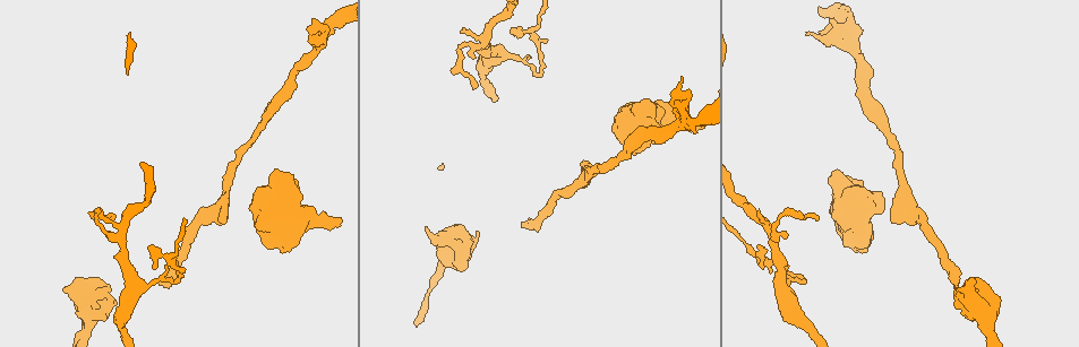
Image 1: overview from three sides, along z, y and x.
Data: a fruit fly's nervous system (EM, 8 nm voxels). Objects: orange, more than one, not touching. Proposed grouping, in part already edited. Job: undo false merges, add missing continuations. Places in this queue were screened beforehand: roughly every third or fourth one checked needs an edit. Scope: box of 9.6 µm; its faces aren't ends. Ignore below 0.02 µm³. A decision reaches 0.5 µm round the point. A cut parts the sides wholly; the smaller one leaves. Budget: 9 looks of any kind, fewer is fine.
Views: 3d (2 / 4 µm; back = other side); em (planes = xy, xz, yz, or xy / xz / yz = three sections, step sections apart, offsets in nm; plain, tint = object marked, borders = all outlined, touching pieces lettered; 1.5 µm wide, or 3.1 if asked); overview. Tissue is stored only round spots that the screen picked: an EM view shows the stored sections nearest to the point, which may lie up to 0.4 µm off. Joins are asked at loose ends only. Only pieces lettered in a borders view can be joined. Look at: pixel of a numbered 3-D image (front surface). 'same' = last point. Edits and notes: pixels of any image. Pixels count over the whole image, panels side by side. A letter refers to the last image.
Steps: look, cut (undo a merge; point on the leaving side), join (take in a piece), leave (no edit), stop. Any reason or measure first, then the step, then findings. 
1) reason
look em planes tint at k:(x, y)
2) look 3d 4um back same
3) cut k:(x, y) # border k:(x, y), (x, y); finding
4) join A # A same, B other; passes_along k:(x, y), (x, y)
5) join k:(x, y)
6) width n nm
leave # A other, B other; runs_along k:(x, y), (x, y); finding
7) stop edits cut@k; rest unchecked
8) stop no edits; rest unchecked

three-way junction
look 3d 2um at 1:(139, 287)

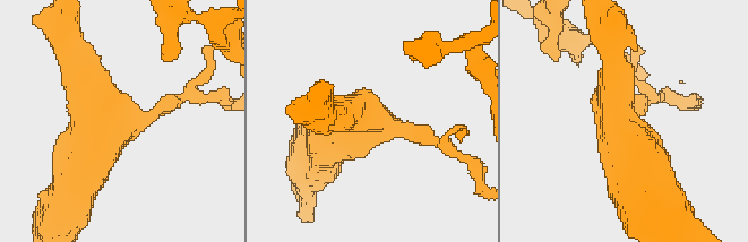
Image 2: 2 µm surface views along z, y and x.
arms 3
look em planes borders at 2:(364, 124)

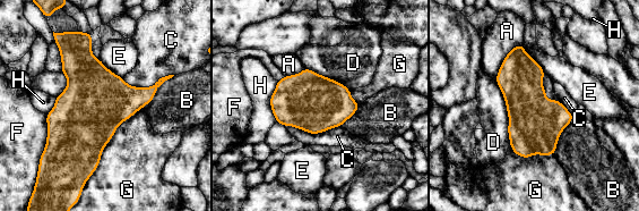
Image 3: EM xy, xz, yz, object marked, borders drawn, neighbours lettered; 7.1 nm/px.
width 380 nm
leave # A other, B other, C other, D other, E other, F other, G other, H other; one neuron here

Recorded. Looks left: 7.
free end
look em xy step 4 borders at 1:(477, 231)

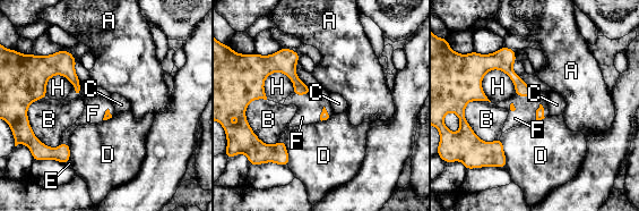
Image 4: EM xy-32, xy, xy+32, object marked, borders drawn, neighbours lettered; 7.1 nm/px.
look em planes borders same

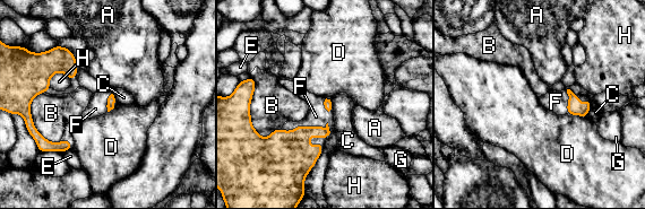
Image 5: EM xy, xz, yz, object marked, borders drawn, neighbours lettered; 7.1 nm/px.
longest_contact B 460 nm
join F # A other, B other, C other, D other, E other, F same, G other, H other; passes_along 5:(287, 155), (308, 127), (316, 116); the neuron continues

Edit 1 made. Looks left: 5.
look overview

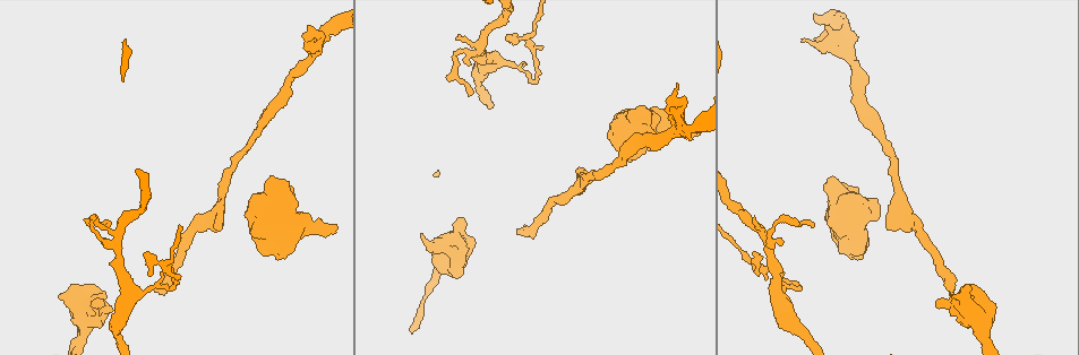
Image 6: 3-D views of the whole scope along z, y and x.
branch stops here
look em planes borders at 6:(219, 228)

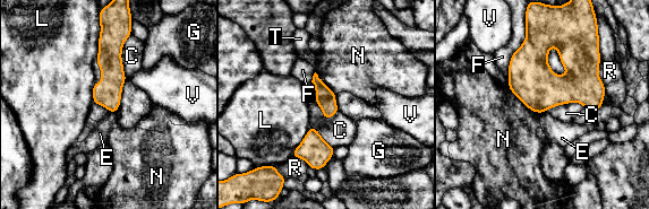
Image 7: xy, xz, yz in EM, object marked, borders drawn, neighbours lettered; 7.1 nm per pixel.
leave # C other, E other, F other, G other, L other, N other, R other, T other, V other; border 7:(130, 34), (121, 53), (126, 78); no lettered piece goes on from it

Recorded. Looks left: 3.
free end
look em yz step 4 borders at 6:(337, 226)

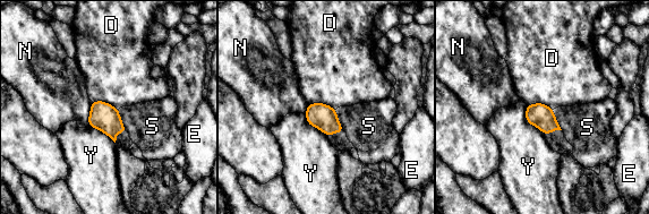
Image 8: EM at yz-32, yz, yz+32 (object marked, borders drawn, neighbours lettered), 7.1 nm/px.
join S # D other, E other, N other, S same, Y other; the neuron continues

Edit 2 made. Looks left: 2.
stop edits join@5, join@8; rest unchecked

